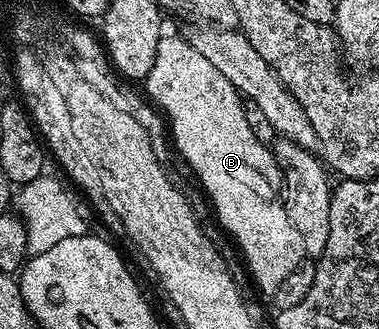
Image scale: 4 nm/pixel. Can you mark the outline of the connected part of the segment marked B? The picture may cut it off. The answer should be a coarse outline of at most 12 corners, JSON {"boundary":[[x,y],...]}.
{"boundary":[[164,34],[145,87],[167,112],[254,287],[298,265],[275,153],[239,91]]}

